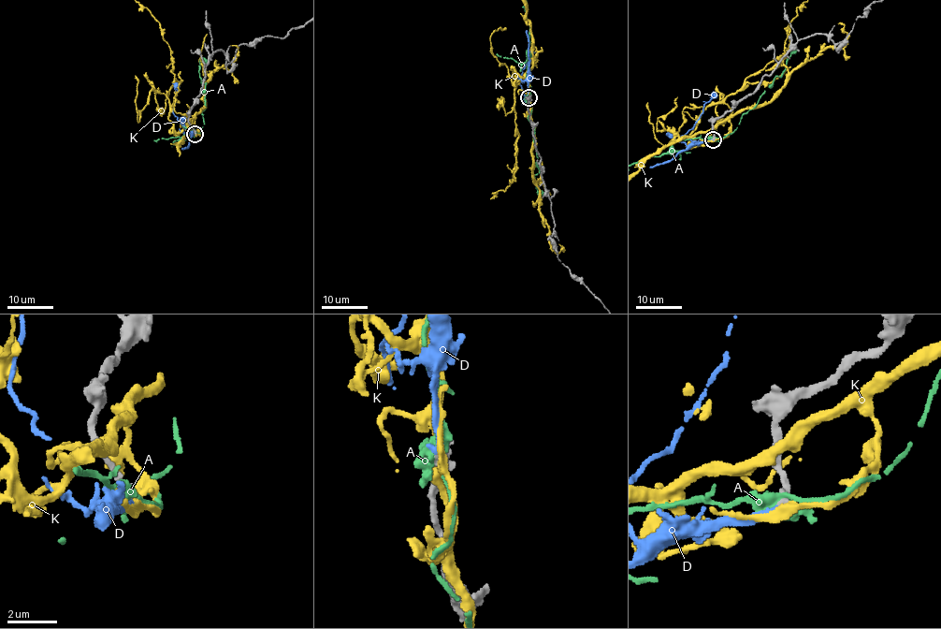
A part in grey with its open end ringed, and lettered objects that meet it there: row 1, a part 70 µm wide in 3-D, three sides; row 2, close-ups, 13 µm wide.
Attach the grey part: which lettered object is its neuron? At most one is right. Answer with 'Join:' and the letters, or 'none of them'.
Join: D

